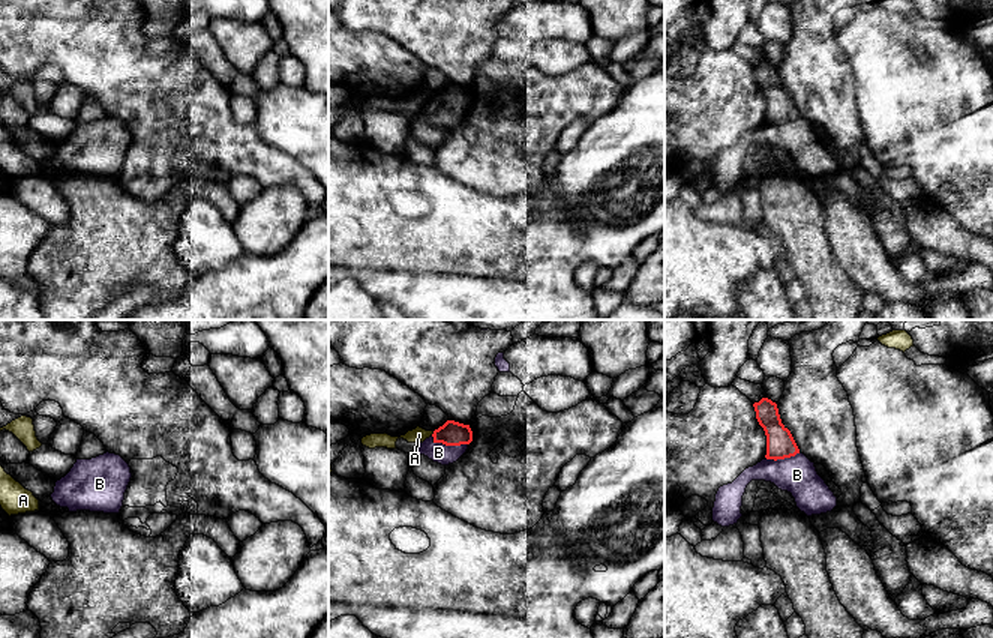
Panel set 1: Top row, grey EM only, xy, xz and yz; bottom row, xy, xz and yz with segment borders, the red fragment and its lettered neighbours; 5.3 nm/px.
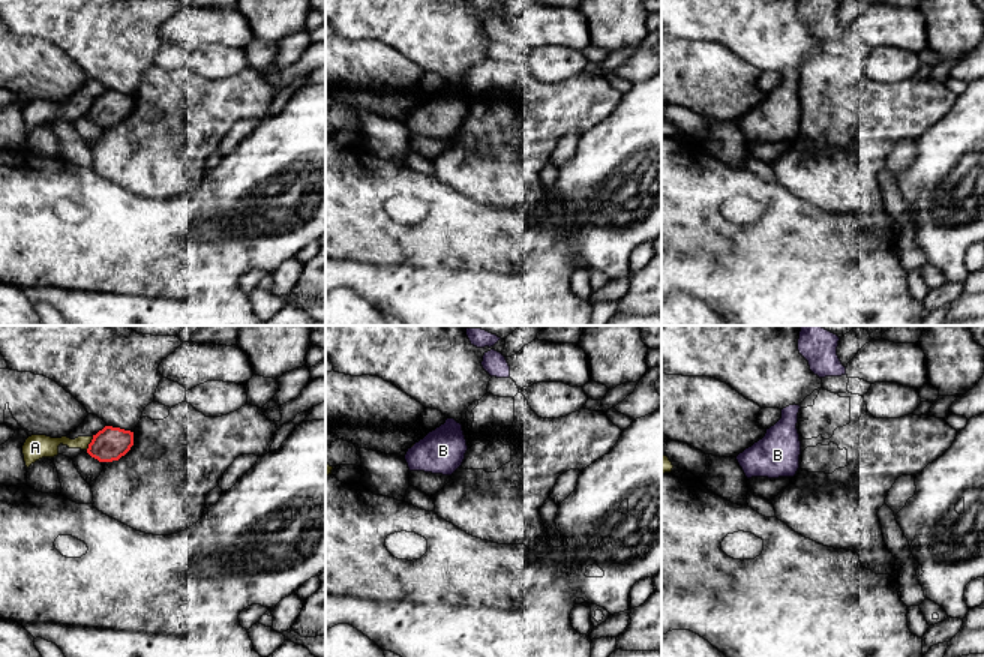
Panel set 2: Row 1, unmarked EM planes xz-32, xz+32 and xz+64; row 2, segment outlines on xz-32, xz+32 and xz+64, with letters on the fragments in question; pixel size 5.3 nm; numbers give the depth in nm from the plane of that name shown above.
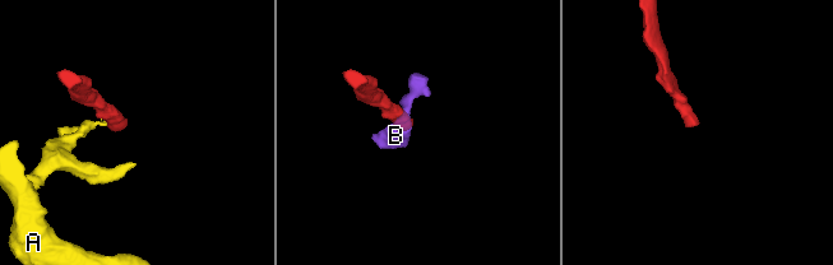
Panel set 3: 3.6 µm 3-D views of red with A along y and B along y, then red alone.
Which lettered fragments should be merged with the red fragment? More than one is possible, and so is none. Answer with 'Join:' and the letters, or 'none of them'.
Join: B

